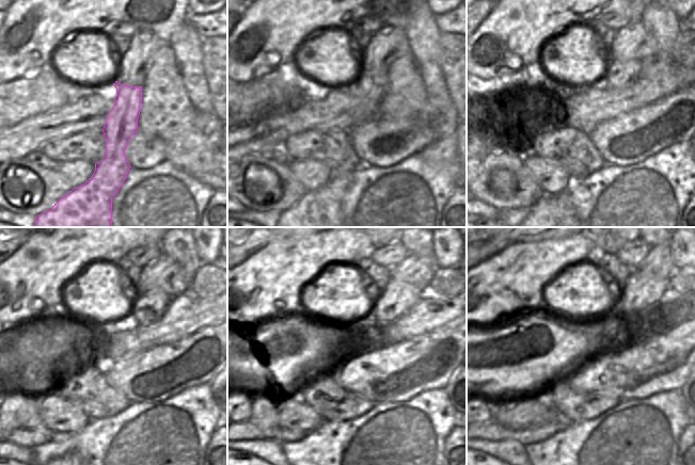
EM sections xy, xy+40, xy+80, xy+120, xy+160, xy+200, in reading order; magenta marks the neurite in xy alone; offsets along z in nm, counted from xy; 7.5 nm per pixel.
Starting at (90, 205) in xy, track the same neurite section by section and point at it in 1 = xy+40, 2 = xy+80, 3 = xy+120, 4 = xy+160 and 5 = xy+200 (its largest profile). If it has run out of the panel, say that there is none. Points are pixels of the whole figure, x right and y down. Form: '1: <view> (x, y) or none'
1: xy+40 (324, 205)
2: xy+80 (562, 205)
3: xy+120 (147, 307)
4: xy+160 (396, 298)
5: xy+200 (642, 292)

